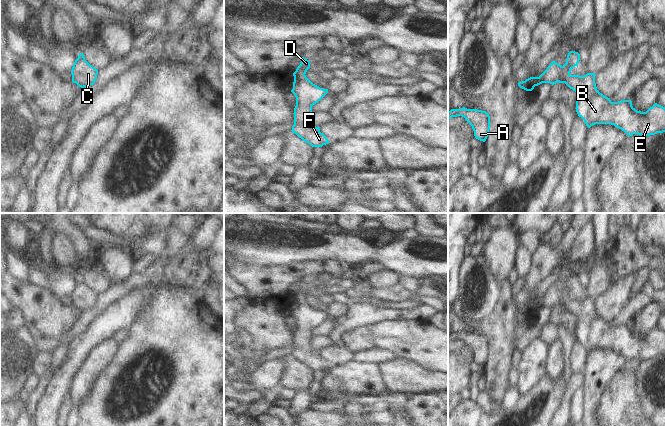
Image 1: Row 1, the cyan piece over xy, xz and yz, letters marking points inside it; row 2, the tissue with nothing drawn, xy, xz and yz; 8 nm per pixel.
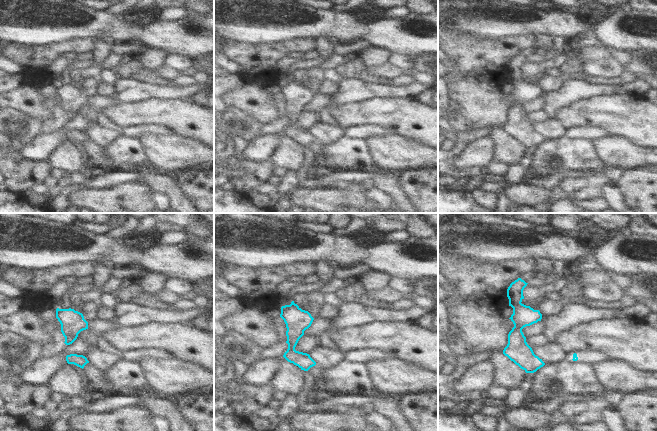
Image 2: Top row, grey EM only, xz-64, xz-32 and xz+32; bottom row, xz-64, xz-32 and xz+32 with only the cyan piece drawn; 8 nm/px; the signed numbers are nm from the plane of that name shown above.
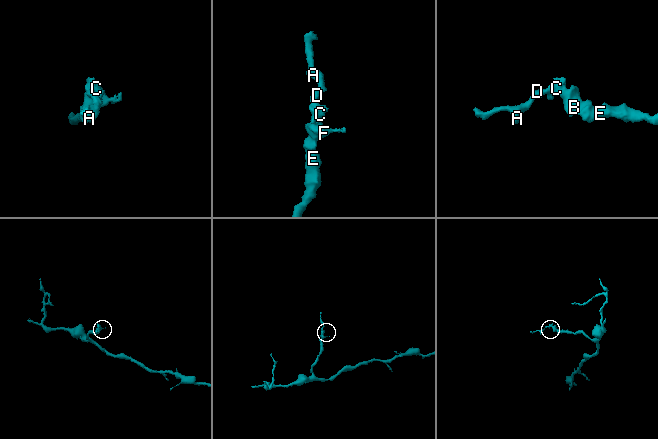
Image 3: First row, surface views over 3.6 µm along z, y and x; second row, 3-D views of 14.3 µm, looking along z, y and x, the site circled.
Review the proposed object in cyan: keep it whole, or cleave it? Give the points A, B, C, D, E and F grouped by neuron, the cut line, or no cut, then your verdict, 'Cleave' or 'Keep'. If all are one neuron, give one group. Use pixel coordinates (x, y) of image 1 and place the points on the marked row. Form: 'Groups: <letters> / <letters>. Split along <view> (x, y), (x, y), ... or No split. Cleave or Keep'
Groups: A B C D E F. No split. Keep.

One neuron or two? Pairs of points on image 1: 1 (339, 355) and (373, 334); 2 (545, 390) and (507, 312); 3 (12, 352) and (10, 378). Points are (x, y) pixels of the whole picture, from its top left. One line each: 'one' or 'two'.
1: two
2: two
3: one

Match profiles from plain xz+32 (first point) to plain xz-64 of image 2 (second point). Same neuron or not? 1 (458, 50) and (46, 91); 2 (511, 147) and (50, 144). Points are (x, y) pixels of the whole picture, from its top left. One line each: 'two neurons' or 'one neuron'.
1: two neurons
2: two neurons

